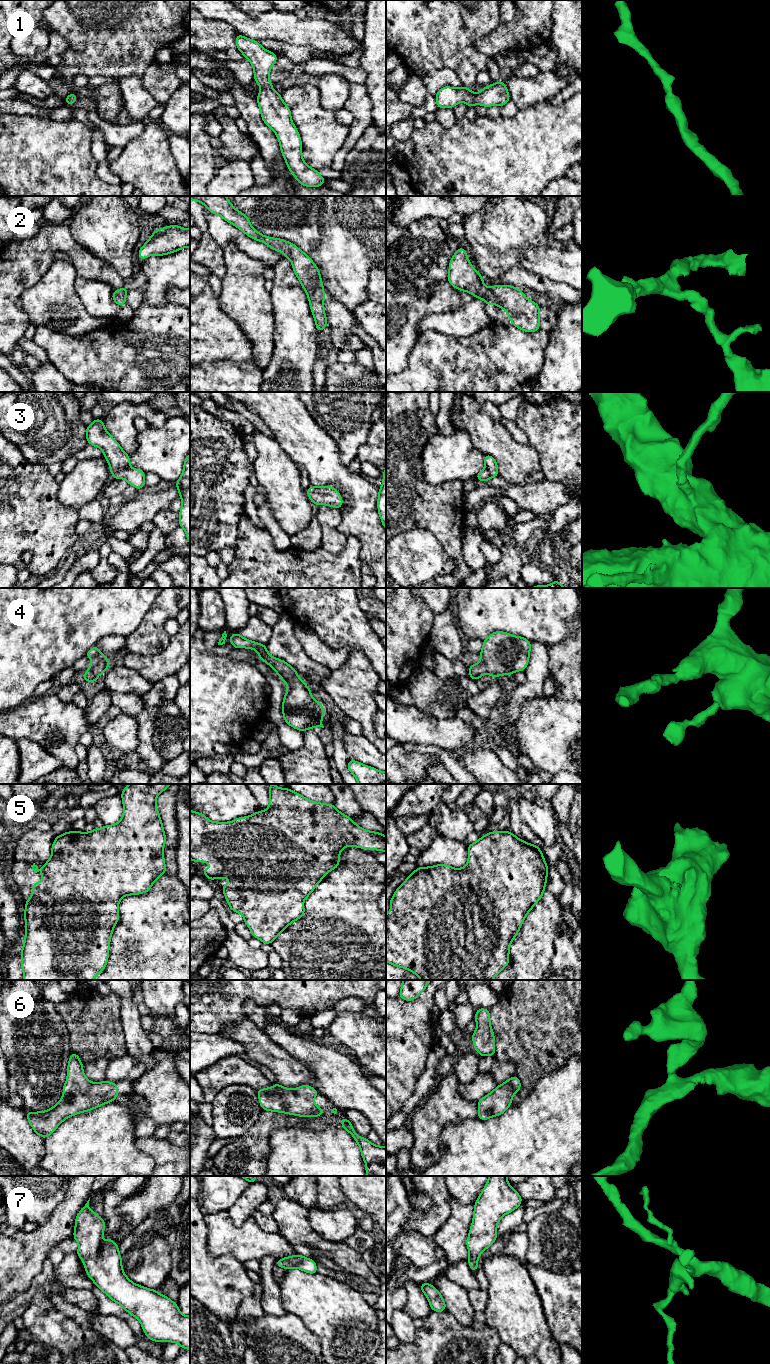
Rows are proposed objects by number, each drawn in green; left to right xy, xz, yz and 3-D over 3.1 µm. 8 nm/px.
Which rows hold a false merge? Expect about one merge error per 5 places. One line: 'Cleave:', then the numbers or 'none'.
Cleave: none

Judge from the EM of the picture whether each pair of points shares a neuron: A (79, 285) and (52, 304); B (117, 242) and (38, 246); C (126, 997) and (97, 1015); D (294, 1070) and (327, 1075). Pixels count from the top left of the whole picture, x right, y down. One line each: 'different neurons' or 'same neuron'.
A: different neurons
B: different neurons
C: different neurons
D: different neurons

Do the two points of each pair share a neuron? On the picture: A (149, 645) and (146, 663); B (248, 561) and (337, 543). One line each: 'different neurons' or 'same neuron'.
A: different neurons
B: different neurons

